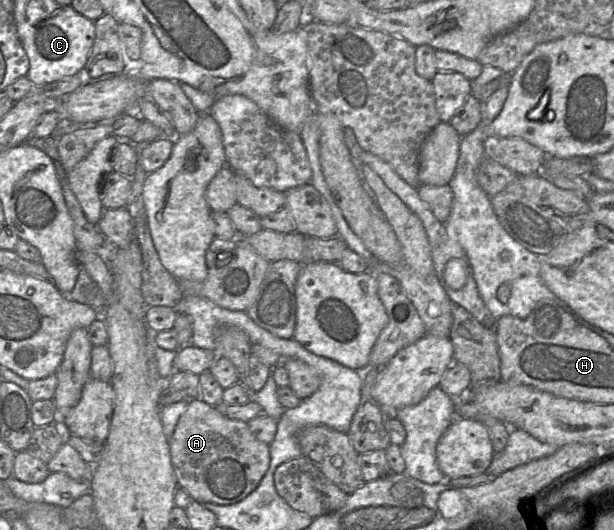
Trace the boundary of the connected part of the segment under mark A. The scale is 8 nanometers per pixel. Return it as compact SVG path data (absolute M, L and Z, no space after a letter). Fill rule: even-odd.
M200 398L189 401L169 439L178 487L200 504L231 505L253 492L270 465L270 445L259 441L247 423L222 415Z

